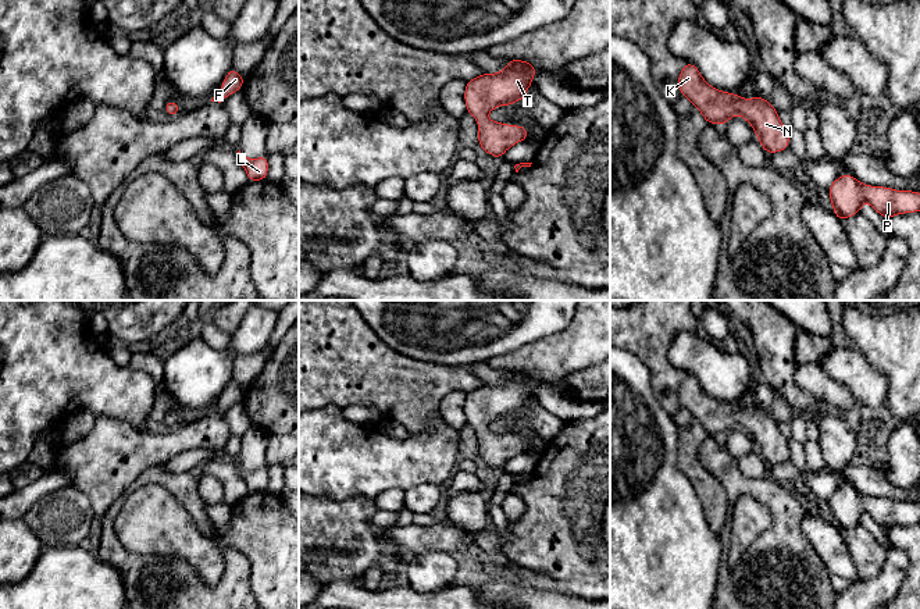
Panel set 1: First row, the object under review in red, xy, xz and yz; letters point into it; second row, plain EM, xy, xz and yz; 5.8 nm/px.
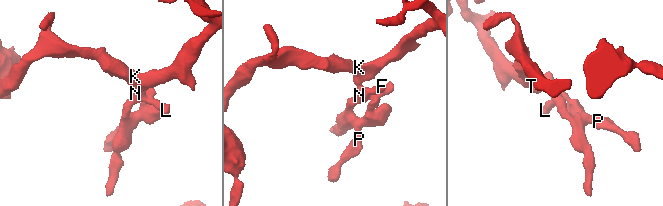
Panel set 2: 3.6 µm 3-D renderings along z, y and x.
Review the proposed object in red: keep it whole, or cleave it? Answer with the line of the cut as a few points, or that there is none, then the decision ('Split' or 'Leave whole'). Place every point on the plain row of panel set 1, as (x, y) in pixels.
No split. Leave whole

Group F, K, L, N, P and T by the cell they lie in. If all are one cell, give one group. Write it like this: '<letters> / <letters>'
F K L N P T

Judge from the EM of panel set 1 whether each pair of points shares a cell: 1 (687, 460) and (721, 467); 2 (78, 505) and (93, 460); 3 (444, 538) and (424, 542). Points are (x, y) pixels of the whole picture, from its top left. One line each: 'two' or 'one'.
1: two
2: two
3: one

